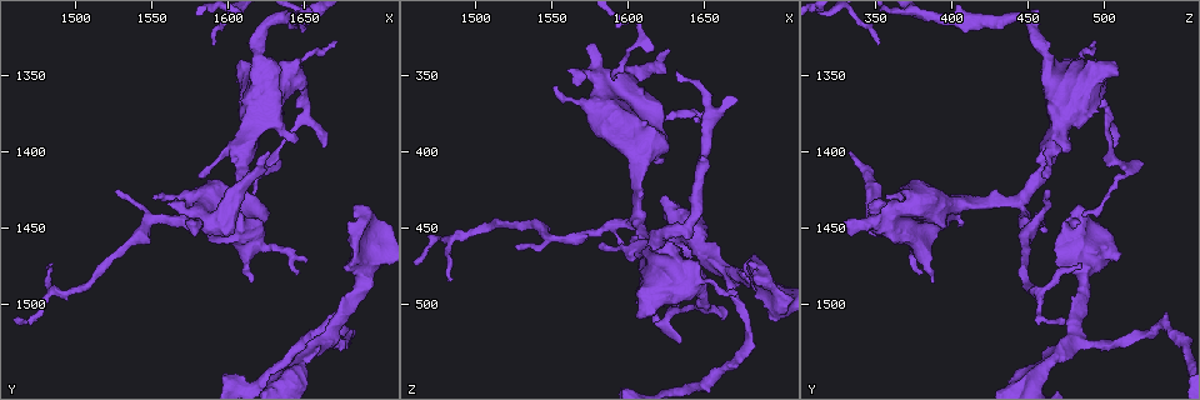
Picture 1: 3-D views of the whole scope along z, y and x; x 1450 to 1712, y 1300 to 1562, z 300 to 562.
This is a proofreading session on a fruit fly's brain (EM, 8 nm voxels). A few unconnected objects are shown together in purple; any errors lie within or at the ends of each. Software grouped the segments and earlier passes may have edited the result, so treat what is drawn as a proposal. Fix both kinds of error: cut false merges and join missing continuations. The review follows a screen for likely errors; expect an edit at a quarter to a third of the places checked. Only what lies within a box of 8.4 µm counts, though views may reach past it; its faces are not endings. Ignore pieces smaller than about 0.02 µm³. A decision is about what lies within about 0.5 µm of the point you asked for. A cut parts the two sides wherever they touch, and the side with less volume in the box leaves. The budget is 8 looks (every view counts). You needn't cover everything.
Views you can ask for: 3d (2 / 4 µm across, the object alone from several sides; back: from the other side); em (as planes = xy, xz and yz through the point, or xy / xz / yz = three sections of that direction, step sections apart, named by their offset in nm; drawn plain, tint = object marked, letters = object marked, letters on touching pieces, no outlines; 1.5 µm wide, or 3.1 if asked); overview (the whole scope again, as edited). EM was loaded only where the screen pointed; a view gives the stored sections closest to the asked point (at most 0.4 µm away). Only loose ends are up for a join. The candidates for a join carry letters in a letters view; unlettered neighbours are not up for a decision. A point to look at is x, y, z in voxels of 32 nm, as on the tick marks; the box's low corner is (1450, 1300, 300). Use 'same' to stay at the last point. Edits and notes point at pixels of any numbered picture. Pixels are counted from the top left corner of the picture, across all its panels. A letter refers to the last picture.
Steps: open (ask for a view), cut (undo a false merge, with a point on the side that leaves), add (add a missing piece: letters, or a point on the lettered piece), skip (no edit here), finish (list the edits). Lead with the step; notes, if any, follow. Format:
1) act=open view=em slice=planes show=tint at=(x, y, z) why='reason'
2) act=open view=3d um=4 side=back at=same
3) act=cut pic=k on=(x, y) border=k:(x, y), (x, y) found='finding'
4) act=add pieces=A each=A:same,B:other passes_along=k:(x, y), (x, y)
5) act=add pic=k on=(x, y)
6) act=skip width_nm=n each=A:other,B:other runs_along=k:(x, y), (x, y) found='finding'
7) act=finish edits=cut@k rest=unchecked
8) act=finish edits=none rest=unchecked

act=open view=em slice=planes show=letters at=(1598, 1450, 460) why='thin end'

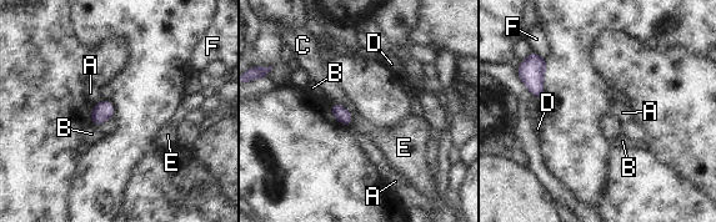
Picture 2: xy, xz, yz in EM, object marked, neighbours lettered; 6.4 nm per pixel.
act=skip width_nm=100 each=A:other,B:other,C:other,D:other,E:other,F:other border=2:(331, 102), (343, 105), (353, 121) found='no lettered piece goes on from it'

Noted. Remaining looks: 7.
act=open view=3d um=4 at=(1616, 1484, 388) why='an open end'

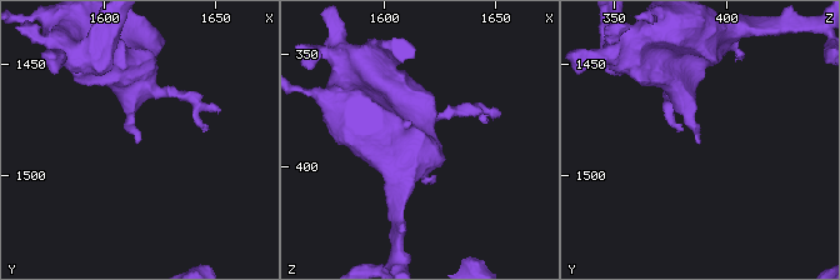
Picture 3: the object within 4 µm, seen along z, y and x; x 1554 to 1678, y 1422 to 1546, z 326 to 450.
act=open view=em slice=yz step=8 show=letters at=(1615, 1486, 387) why='shape alone is not enough'

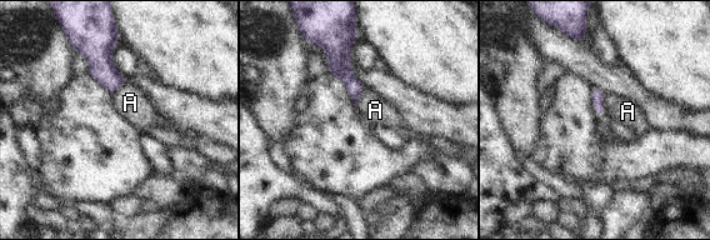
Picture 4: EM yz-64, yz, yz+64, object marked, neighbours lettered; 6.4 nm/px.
act=open view=em slice=planes show=letters at=same why='another direction'

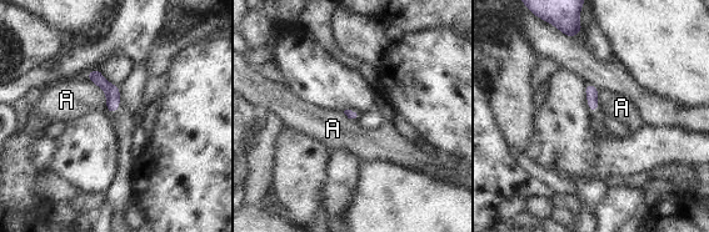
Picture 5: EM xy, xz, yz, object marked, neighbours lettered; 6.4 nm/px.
act=skip each=A:other border=5:(85, 76), (104, 91), (106, 109) found='none of them fits'

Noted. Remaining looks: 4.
act=open view=3d um=2 at=(1574, 1446, 332)

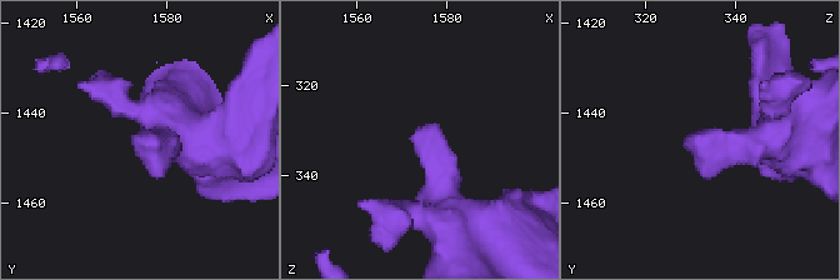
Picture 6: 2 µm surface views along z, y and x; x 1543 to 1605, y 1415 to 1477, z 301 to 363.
act=open view=em slice=planes show=letters at=(1574, 1444, 330)

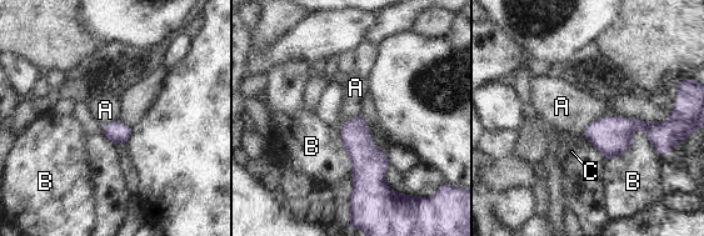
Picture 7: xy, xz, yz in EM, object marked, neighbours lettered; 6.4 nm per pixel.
act=skip each=A:other,B:other,C:other border=7:(612, 115), (592, 121), (580, 135) found='no lettered piece goes on from it'

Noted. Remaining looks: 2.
act=finish edits=none rest=unchecked

